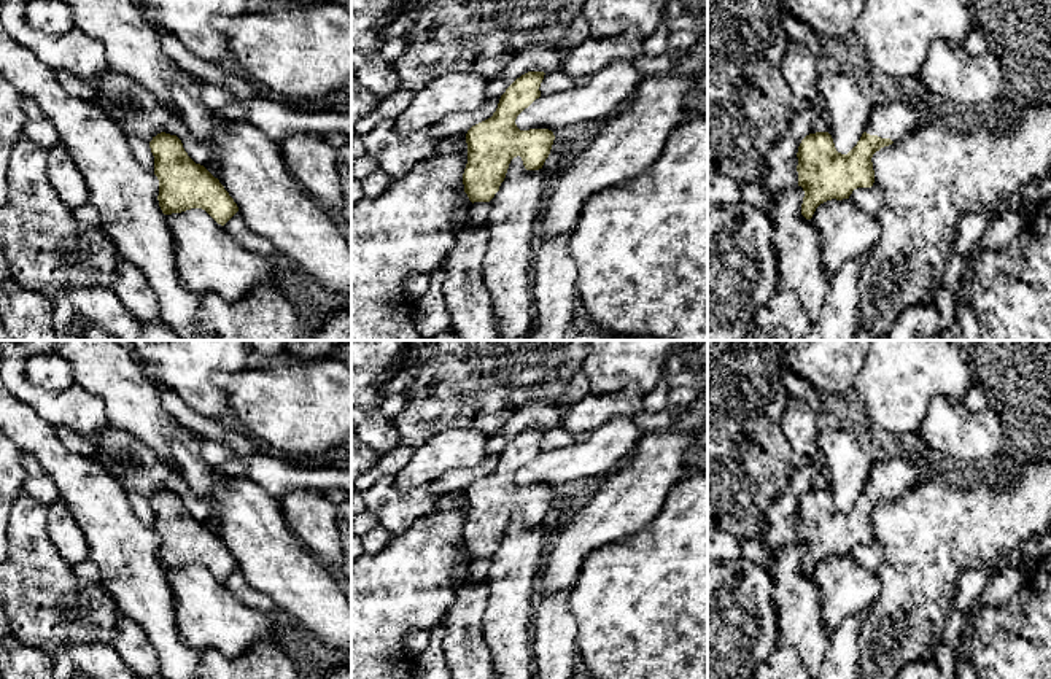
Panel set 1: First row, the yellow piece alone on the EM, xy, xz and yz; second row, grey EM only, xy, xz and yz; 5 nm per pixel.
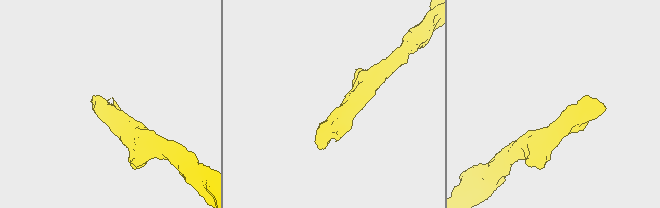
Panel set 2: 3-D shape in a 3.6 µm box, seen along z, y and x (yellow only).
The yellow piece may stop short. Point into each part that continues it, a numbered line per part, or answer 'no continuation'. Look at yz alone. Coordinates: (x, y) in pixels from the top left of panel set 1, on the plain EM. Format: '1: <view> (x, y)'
1: yz (889, 476)

